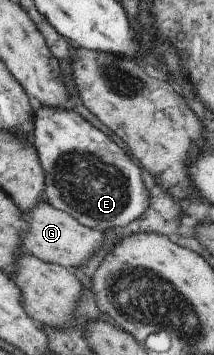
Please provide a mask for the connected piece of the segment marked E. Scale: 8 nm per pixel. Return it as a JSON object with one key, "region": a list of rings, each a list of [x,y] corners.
{"region":[[[34,104],[33,111],[30,140],[44,173],[45,201],[55,209],[70,215],[77,223],[100,232],[127,225],[145,211],[148,204],[148,189],[144,186],[140,169],[107,135],[68,107],[54,108]]]}

